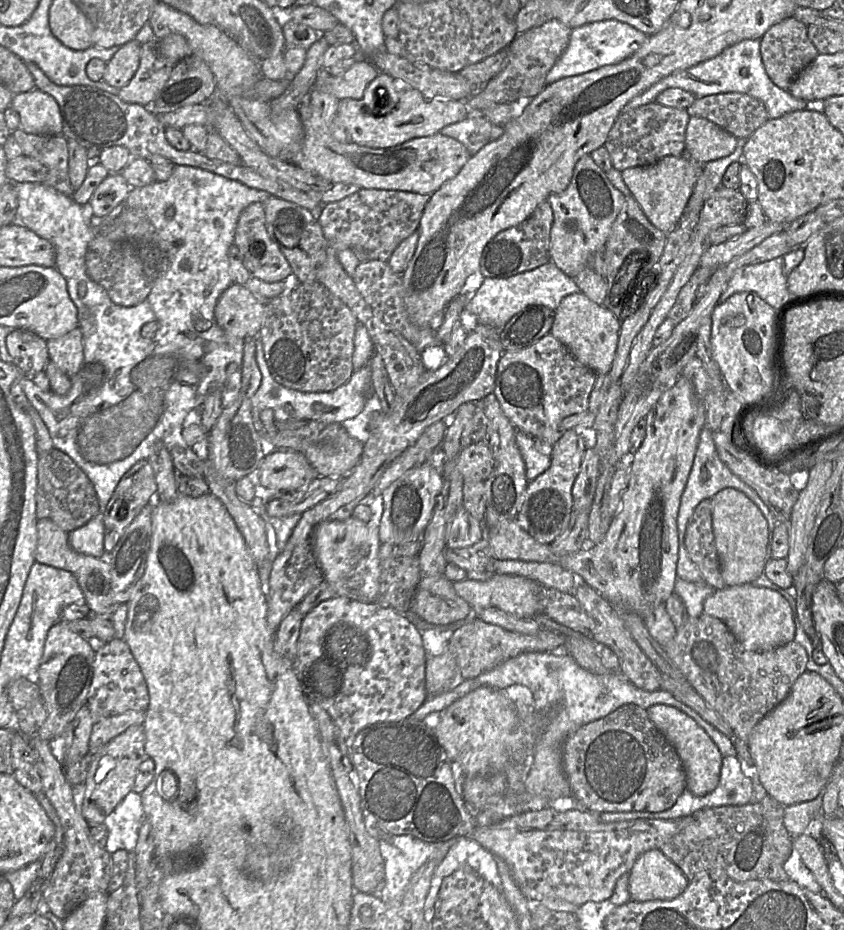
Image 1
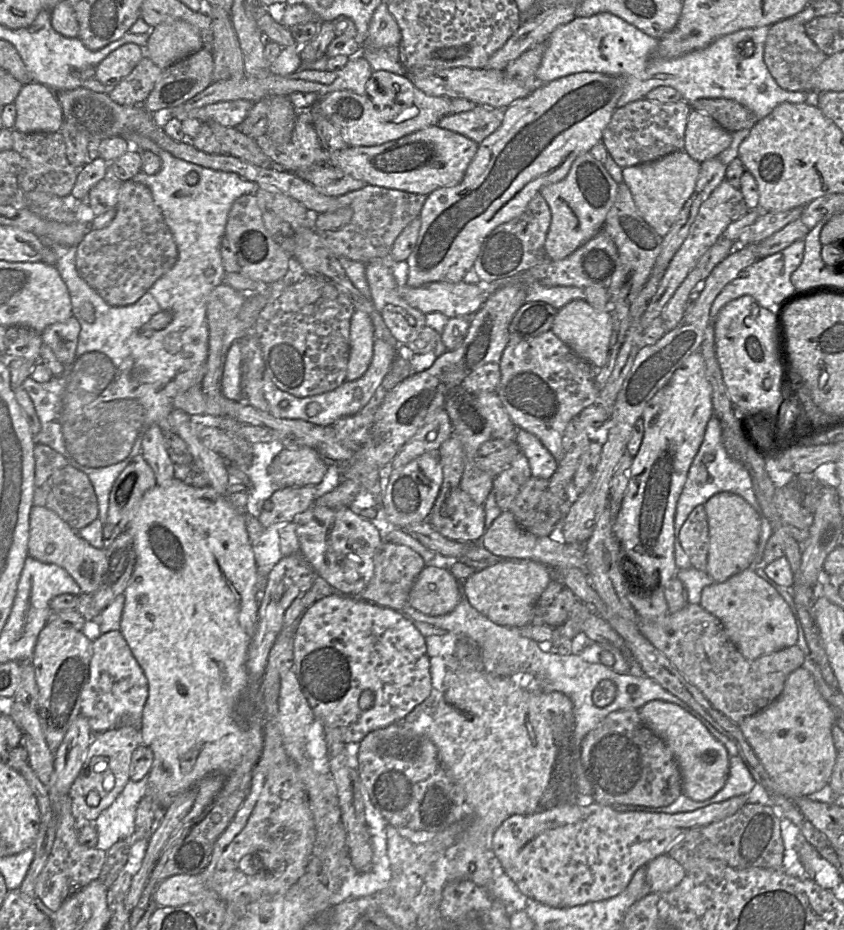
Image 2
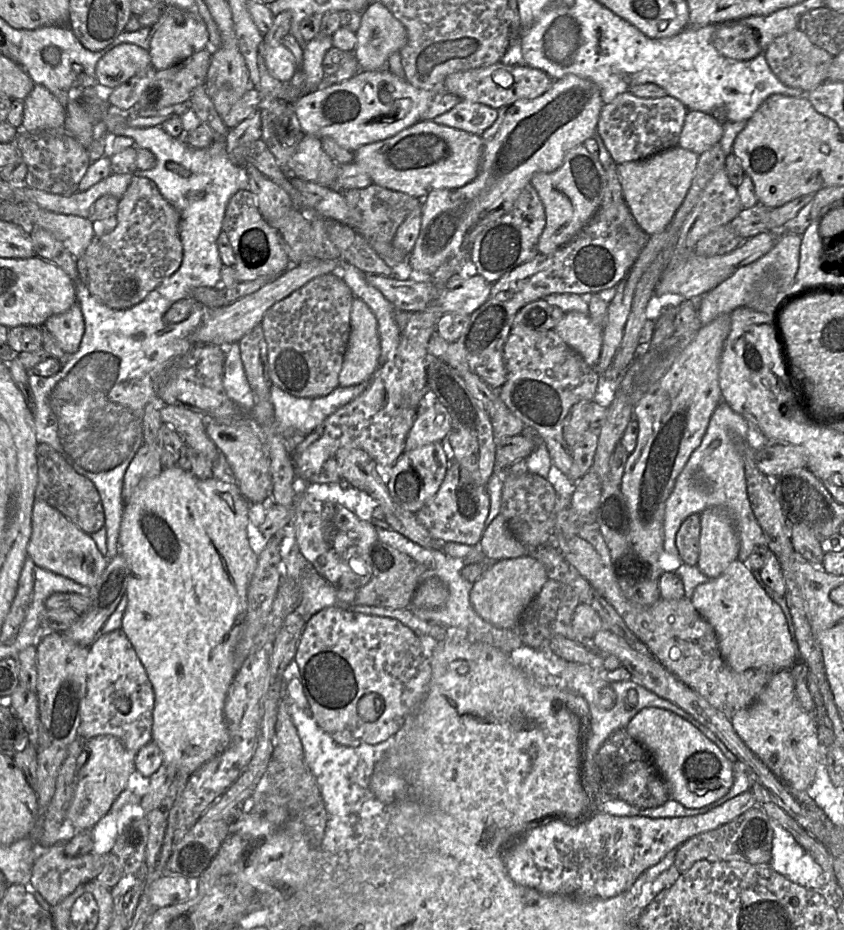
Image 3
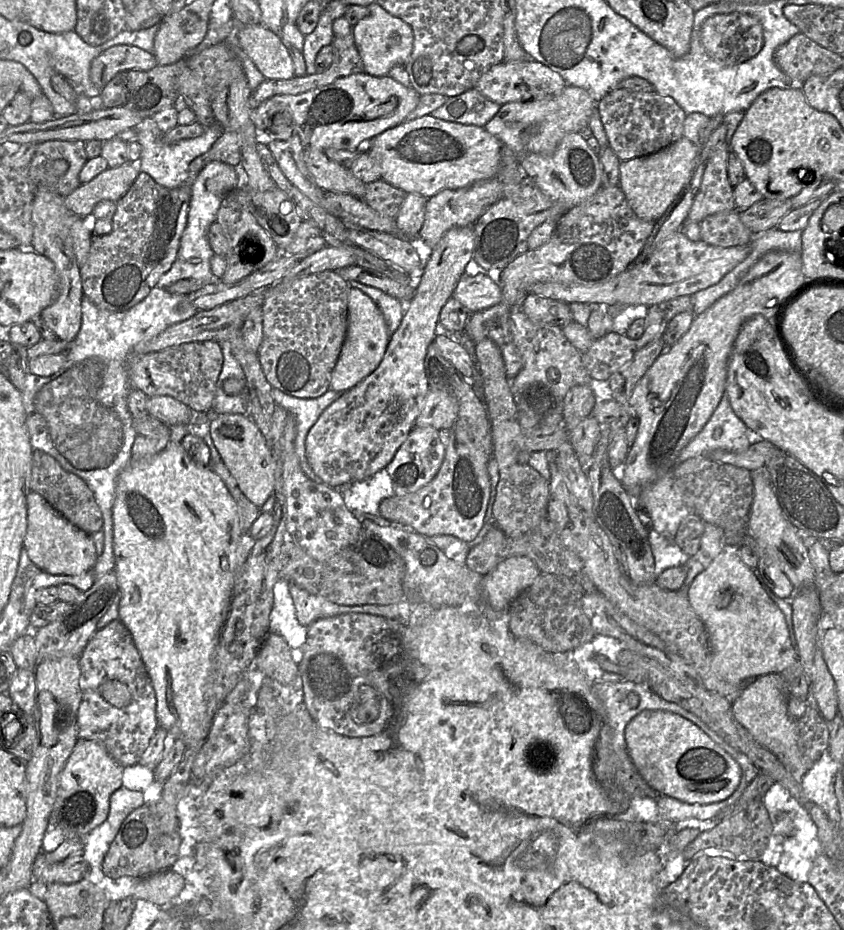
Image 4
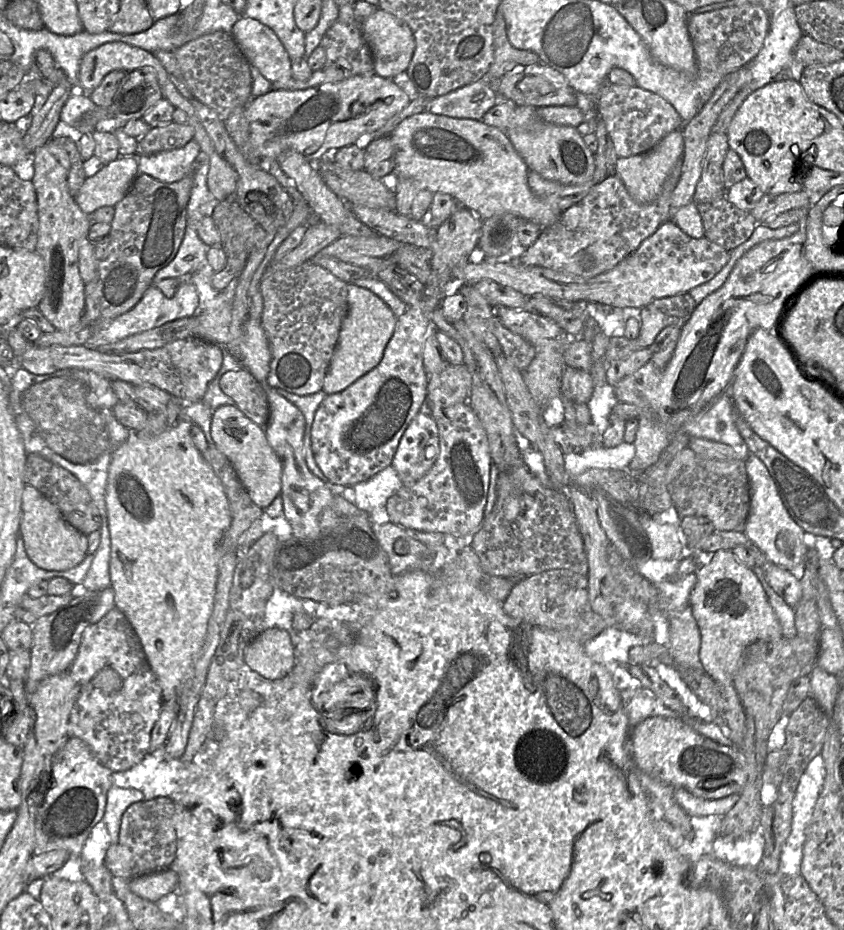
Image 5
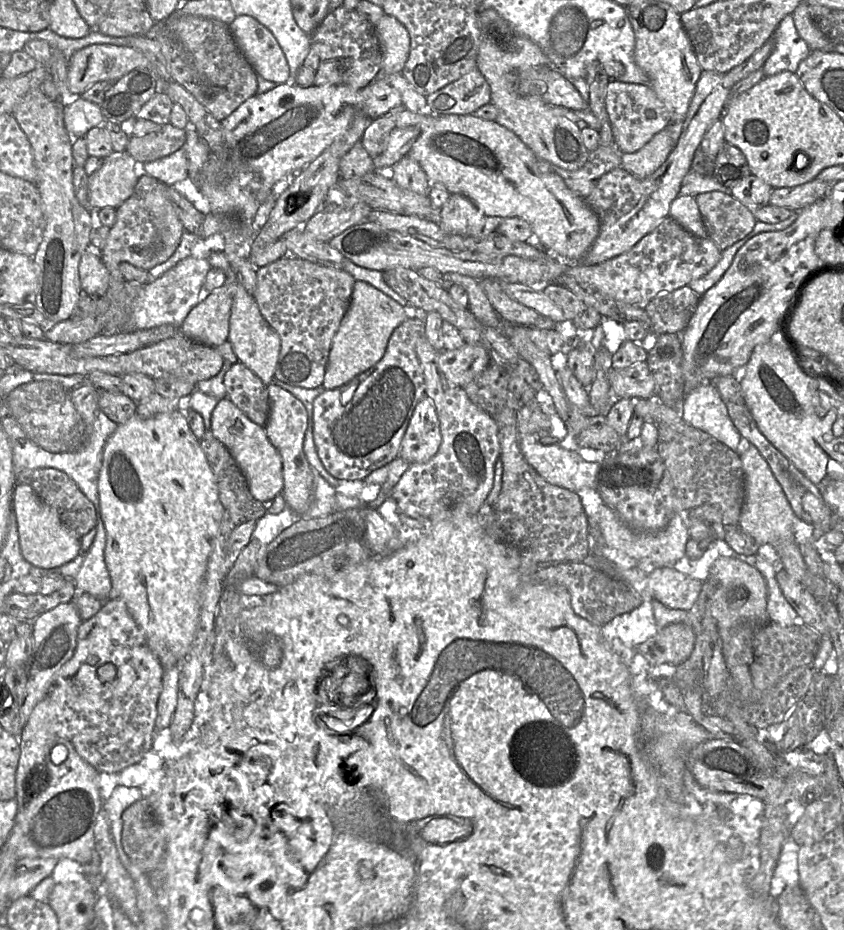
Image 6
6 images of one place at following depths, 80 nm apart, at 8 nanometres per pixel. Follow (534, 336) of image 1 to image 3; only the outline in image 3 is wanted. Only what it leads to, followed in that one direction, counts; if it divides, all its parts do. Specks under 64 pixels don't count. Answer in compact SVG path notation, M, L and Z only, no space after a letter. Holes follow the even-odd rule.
M537 299L524 305L516 313L513 325L527 330L555 329L565 312L545 299Z

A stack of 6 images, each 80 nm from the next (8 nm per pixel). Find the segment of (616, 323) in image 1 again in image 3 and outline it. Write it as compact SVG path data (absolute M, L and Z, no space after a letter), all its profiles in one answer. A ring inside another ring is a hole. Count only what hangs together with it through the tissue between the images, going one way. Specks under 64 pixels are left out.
M567 312L555 330L571 348L583 357L589 366L594 367L598 364L602 348L603 327L593 322L589 314Z

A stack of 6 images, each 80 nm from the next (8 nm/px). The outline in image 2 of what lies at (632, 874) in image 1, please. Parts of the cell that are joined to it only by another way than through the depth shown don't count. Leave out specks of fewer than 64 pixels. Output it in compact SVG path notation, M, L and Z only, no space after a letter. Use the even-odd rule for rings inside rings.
M667 854L651 860L646 867L646 881L651 892L665 892L676 887L685 877L684 868Z

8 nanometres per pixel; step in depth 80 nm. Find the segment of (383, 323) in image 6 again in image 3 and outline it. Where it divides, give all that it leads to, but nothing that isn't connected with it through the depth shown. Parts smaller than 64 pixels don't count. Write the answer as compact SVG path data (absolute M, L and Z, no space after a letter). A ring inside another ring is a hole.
M354 296L350 334L339 374L340 386L369 381L379 367L380 340L377 319L369 306Z

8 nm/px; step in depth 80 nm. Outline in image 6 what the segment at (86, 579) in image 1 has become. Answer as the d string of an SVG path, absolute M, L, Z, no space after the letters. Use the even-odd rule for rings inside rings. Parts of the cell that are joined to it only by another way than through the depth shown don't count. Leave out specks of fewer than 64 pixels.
M16 483L12 495L12 510L16 516L21 554L33 566L43 569L58 568L80 554L81 537L69 529L56 511L43 502L29 485Z

